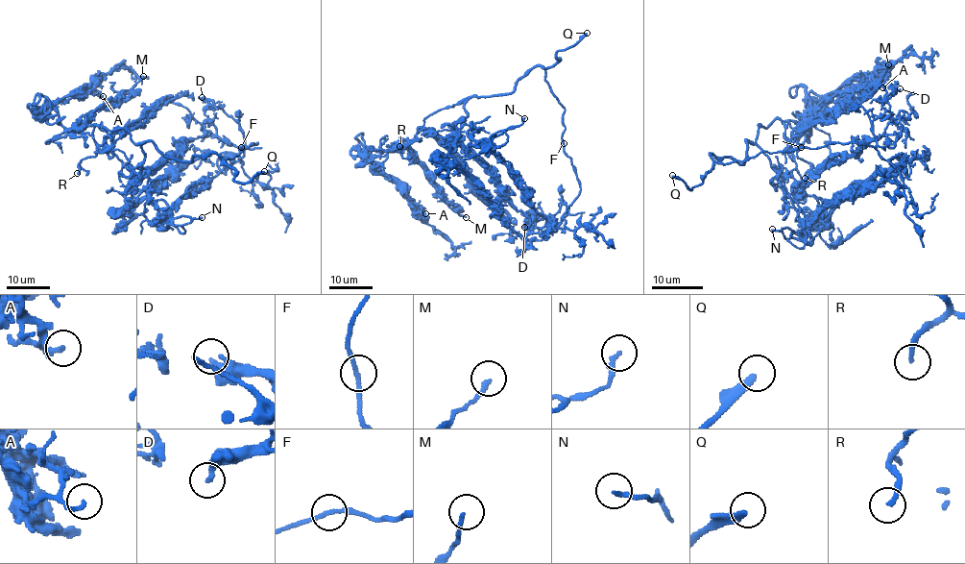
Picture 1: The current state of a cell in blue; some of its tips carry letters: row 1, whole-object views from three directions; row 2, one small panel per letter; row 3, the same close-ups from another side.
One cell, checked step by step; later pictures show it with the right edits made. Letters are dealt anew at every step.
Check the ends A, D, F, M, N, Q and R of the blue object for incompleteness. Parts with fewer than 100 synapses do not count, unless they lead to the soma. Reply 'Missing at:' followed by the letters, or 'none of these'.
Missing at: Q, R

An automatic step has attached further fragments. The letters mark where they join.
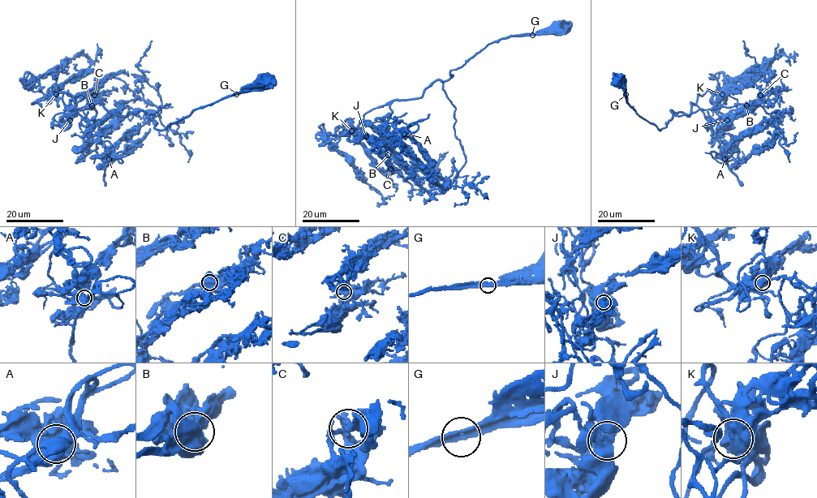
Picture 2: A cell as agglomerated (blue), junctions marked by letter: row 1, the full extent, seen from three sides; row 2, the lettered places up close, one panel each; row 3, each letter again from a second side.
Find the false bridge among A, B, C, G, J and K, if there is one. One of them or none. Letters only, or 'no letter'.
no letter

